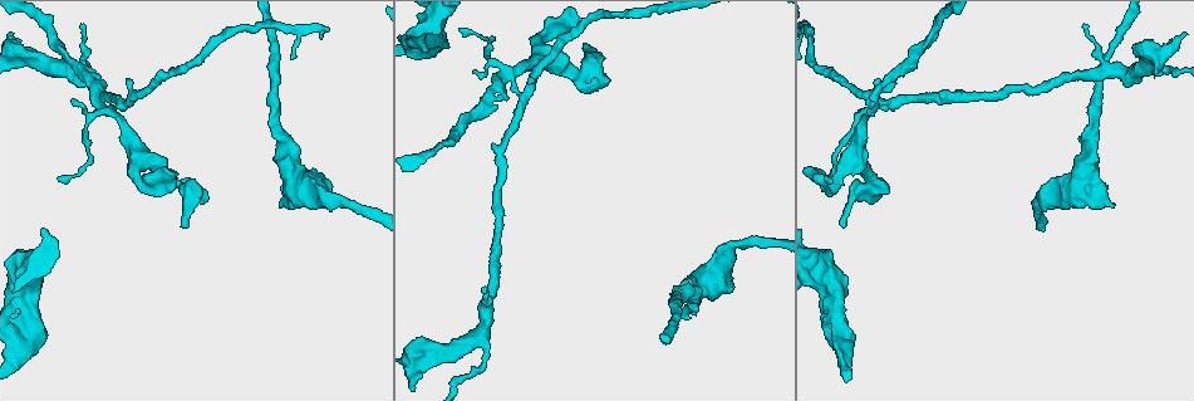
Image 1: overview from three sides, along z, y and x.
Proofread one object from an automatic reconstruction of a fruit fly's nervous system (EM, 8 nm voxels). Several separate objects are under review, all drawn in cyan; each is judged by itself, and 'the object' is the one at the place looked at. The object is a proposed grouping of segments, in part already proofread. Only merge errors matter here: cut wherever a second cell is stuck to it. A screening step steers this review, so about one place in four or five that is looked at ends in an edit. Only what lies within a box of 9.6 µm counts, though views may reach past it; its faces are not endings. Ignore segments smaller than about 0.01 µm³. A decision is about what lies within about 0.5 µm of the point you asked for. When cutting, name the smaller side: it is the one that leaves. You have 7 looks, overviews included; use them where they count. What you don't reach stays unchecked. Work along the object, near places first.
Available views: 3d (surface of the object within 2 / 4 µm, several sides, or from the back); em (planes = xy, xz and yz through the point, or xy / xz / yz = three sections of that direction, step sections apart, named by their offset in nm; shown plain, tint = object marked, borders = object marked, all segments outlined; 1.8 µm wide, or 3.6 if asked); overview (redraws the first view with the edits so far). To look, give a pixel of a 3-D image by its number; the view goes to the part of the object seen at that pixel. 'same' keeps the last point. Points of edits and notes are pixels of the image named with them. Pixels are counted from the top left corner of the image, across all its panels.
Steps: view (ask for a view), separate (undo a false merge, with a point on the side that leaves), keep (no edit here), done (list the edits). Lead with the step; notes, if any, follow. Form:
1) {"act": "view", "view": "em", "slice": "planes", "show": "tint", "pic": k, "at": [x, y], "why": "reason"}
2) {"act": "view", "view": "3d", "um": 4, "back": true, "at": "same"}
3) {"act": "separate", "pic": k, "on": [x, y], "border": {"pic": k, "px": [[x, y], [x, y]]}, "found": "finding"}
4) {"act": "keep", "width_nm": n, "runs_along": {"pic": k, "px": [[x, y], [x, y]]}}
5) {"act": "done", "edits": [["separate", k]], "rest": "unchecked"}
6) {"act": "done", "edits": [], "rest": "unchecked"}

{"act": "view", "view": "3d", "um": 4, "back": true, "pic": 1, "at": [817, 279], "why": "abrupt turn"}

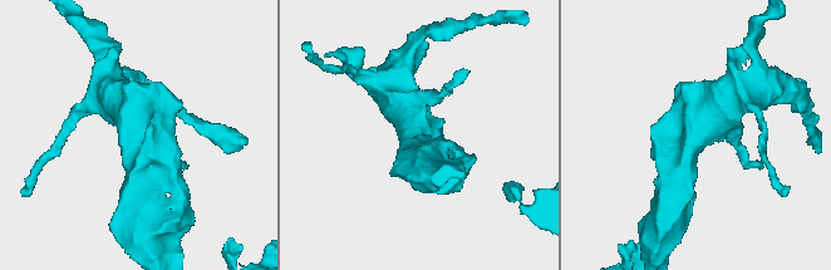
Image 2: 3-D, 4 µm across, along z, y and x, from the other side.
{"act": "view", "view": "em", "um": 3.6, "slice": "planes", "show": "plain", "pic": 2, "at": [418, 133], "why": "shape alone is not enough"}

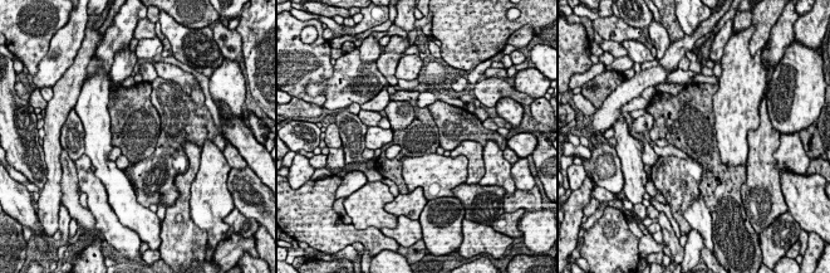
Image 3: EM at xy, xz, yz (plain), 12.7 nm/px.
{"act": "view", "view": "em", "um": 3.6, "slice": "planes", "show": "tint", "at": "same"}

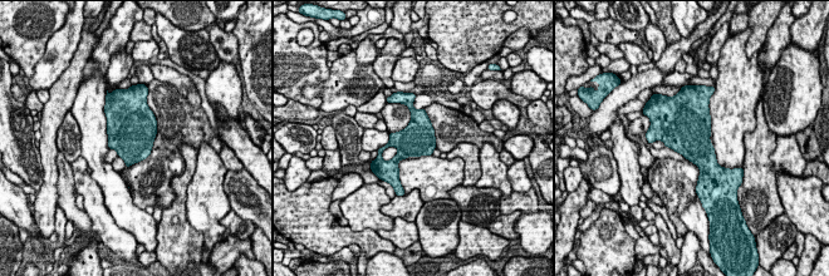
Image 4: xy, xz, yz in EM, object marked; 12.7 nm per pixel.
{"act": "keep", "found": "one cell here"}

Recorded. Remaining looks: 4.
{"act": "view", "view": "3d", "um": 2, "pic": 1, "at": [867, 187], "why": "arms part here"}

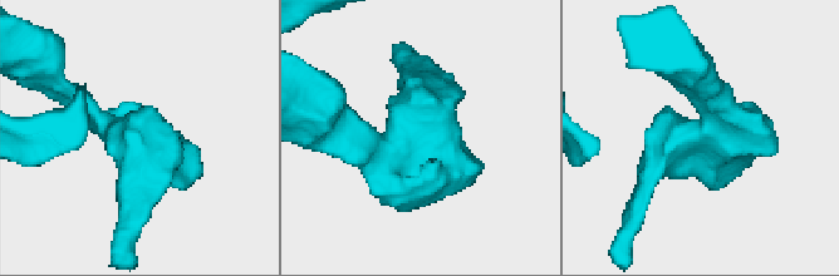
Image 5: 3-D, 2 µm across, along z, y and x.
{"act": "view", "view": "em", "slice": "planes", "show": "tint", "pic": 5, "at": [712, 130], "why": "now the EM"}

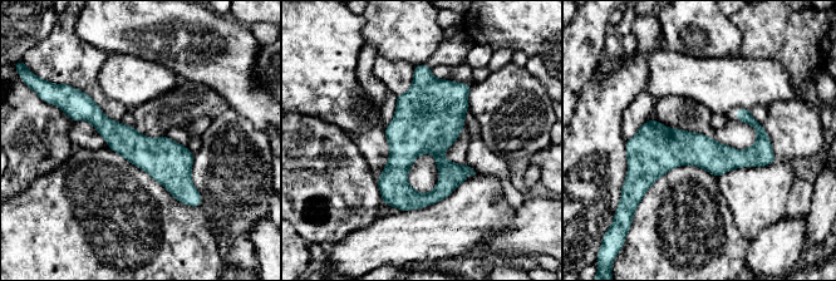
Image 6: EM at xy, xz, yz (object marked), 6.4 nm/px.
{"act": "keep", "width_nm": 220, "found": "all the same cell"}

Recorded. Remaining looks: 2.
{"act": "view", "view": "3d", "um": 4, "pic": 1, "at": [722, 259], "why": "calibre changes"}

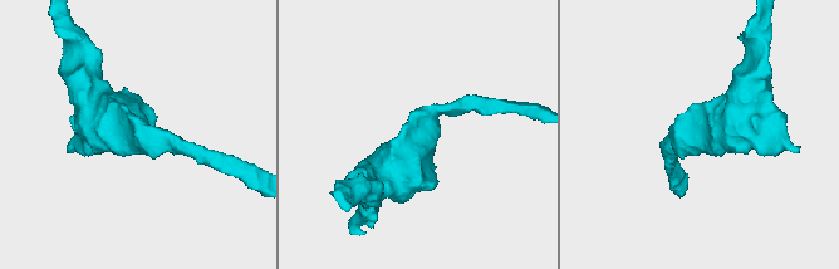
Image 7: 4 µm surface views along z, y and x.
{"act": "view", "view": "em", "um": 3.6, "slice": "planes", "show": "tint", "pic": 7, "at": [702, 136], "arm_widths_nm": [200, 550]}

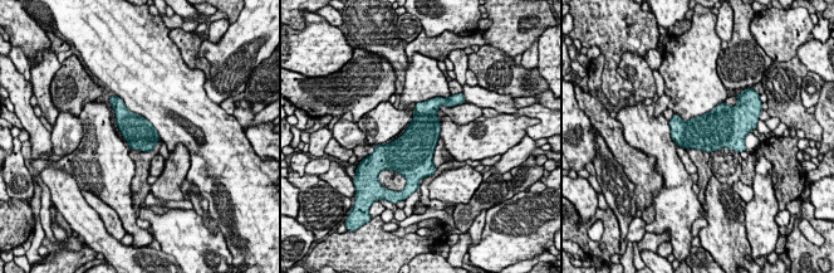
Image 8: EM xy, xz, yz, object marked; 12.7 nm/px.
{"act": "keep", "found": "continuous, no second cell"}

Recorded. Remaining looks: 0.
{"act": "done", "edits": [], "rest": "unchecked"}

